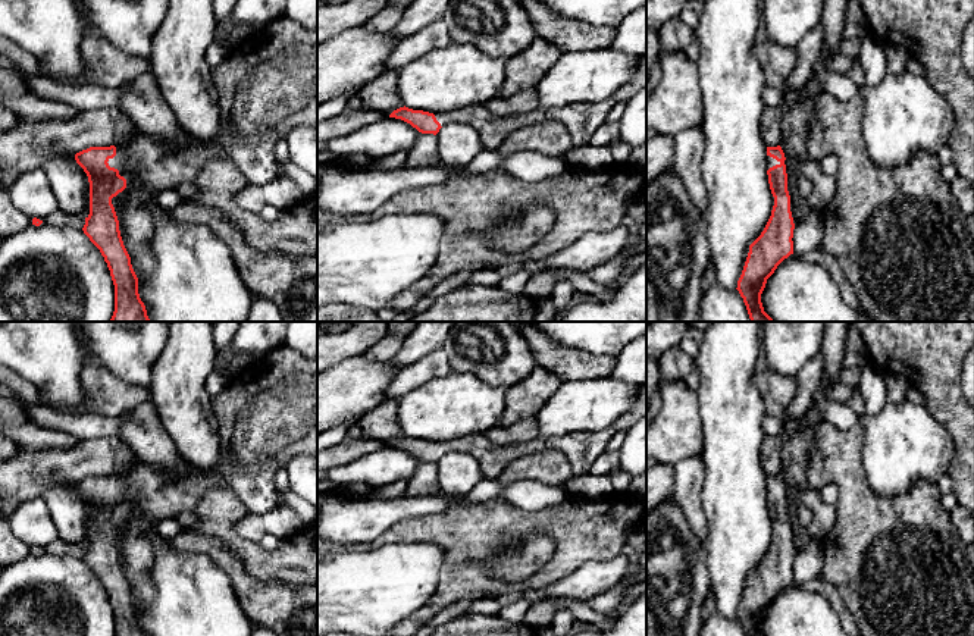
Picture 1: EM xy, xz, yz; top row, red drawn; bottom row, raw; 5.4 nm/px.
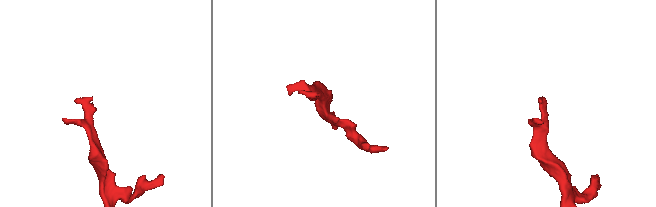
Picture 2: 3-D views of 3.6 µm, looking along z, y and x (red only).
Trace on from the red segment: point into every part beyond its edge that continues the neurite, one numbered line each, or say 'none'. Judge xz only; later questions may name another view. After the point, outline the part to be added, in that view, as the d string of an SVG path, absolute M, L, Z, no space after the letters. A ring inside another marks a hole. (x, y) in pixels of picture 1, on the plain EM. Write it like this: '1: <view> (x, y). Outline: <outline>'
1: xz (381, 422). Outline: M382 401L378 407L363 414L357 424L361 427L364 438L375 438L389 445L394 439L404 436L397 414L397 401Z
2: xz (582, 448). Outline: M646 383L641 385L635 405L602 430L577 430L560 436L535 438L522 444L495 445L486 435L475 433L447 442L435 442L441 455L461 451L475 457L485 479L498 479L514 460L541 449L560 449L571 467L573 476L589 473L592 464L605 452L610 439L646 417Z

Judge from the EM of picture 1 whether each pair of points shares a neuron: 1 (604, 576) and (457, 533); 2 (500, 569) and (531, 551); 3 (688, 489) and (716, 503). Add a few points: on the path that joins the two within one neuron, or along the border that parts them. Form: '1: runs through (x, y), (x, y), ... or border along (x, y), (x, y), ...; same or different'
1: border along (611, 560), (588, 560), (547, 585); different
2: runs through (507, 564), (516, 564), (523, 558); same
3: border along (701, 460), (701, 508), (707, 529); different

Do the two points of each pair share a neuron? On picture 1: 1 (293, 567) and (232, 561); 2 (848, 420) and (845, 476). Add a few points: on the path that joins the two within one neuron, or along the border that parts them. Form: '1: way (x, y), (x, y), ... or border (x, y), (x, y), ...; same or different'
1: border (216, 541), (254, 579), (272, 582); different
2: border (826, 420), (841, 429), (851, 429), (860, 422); different

